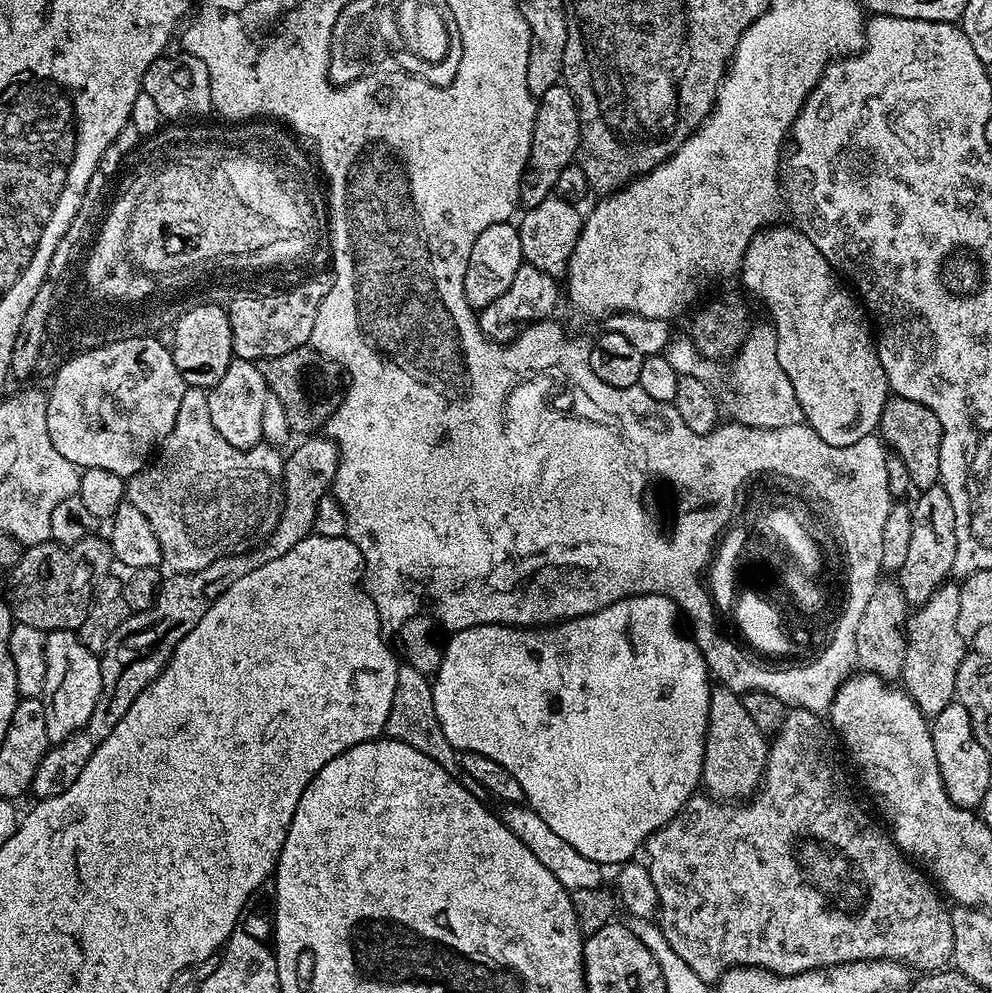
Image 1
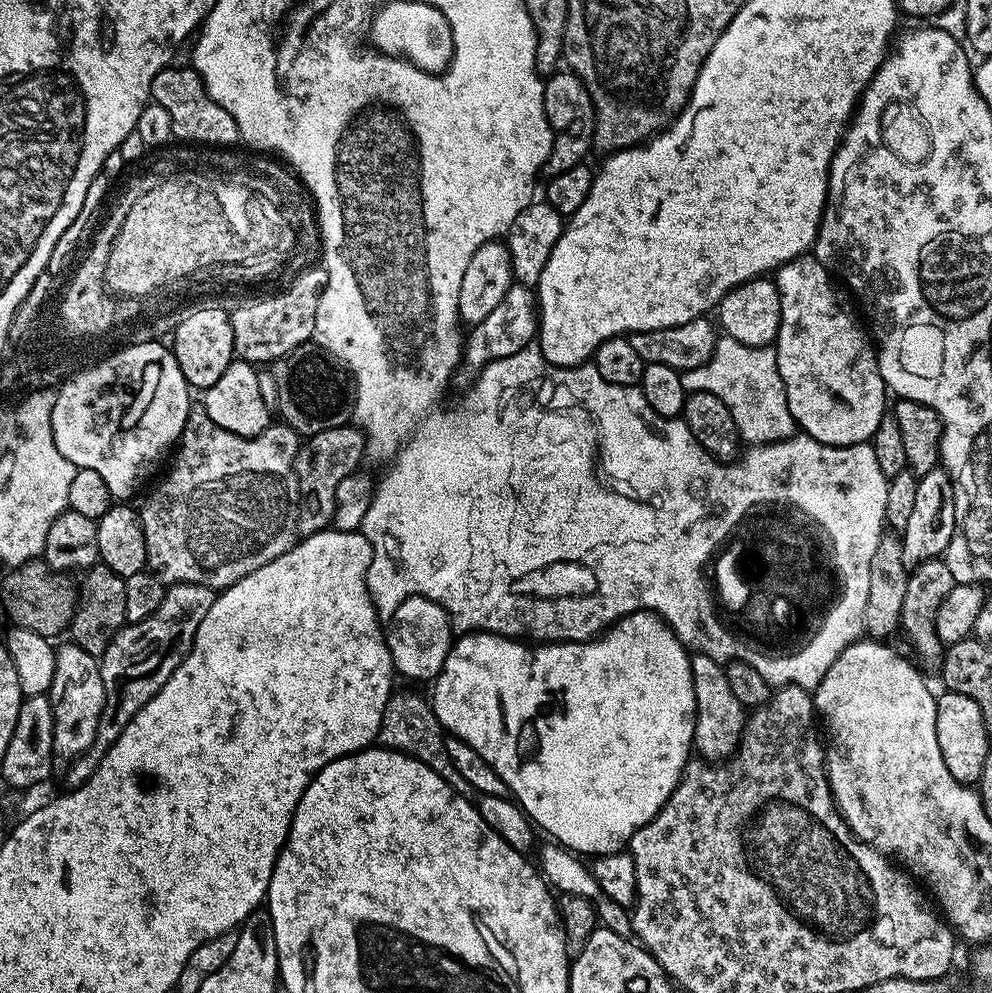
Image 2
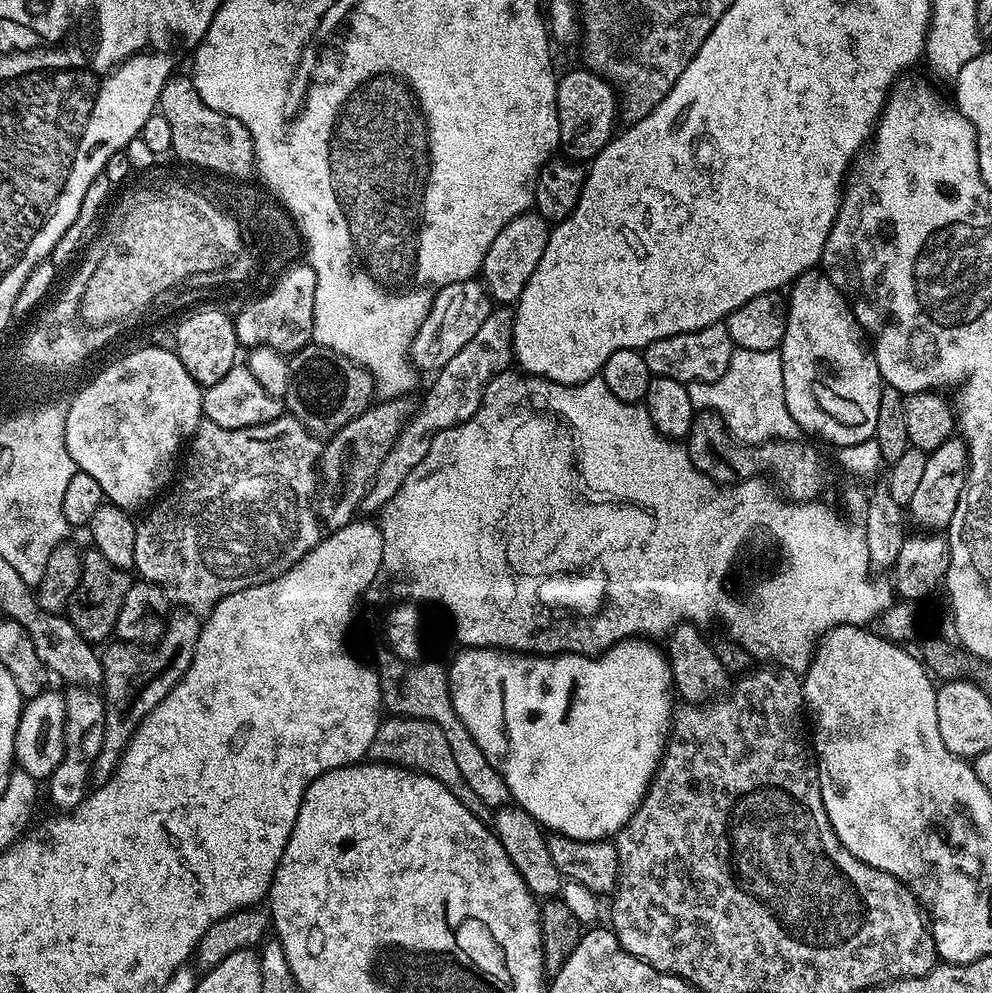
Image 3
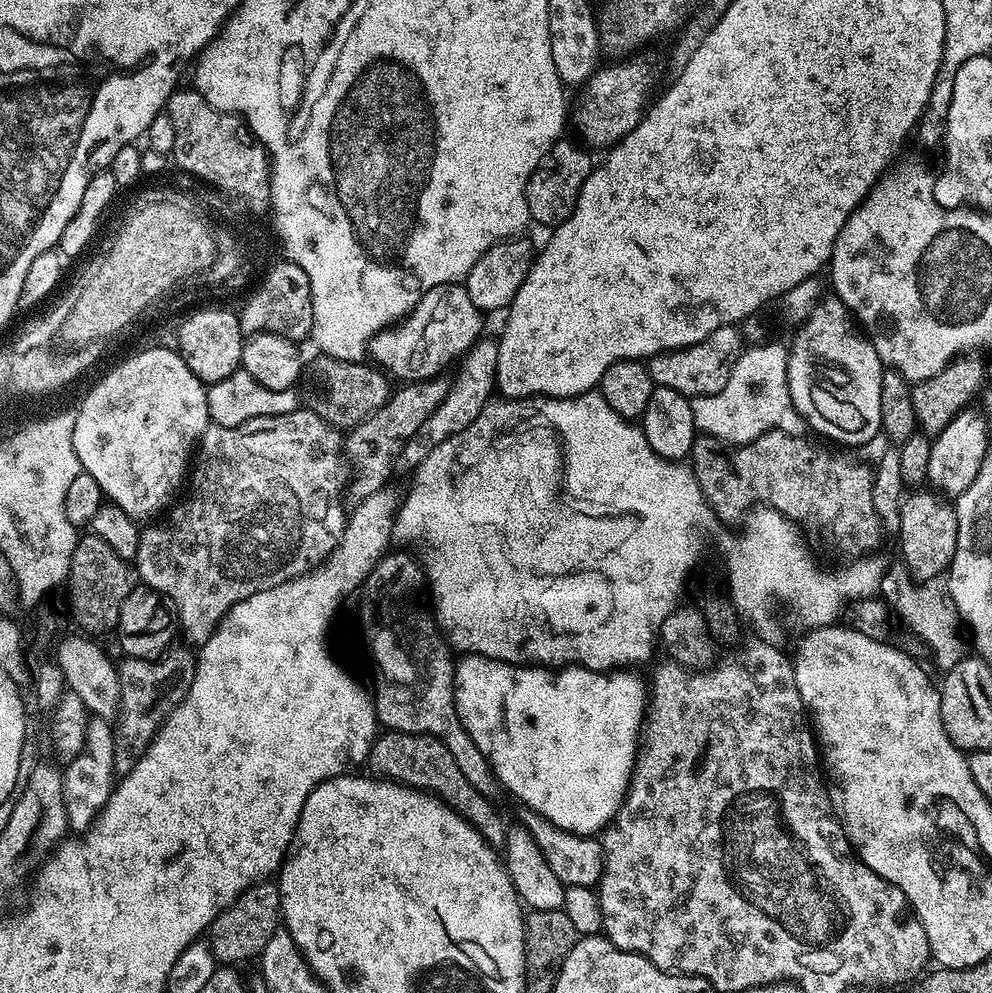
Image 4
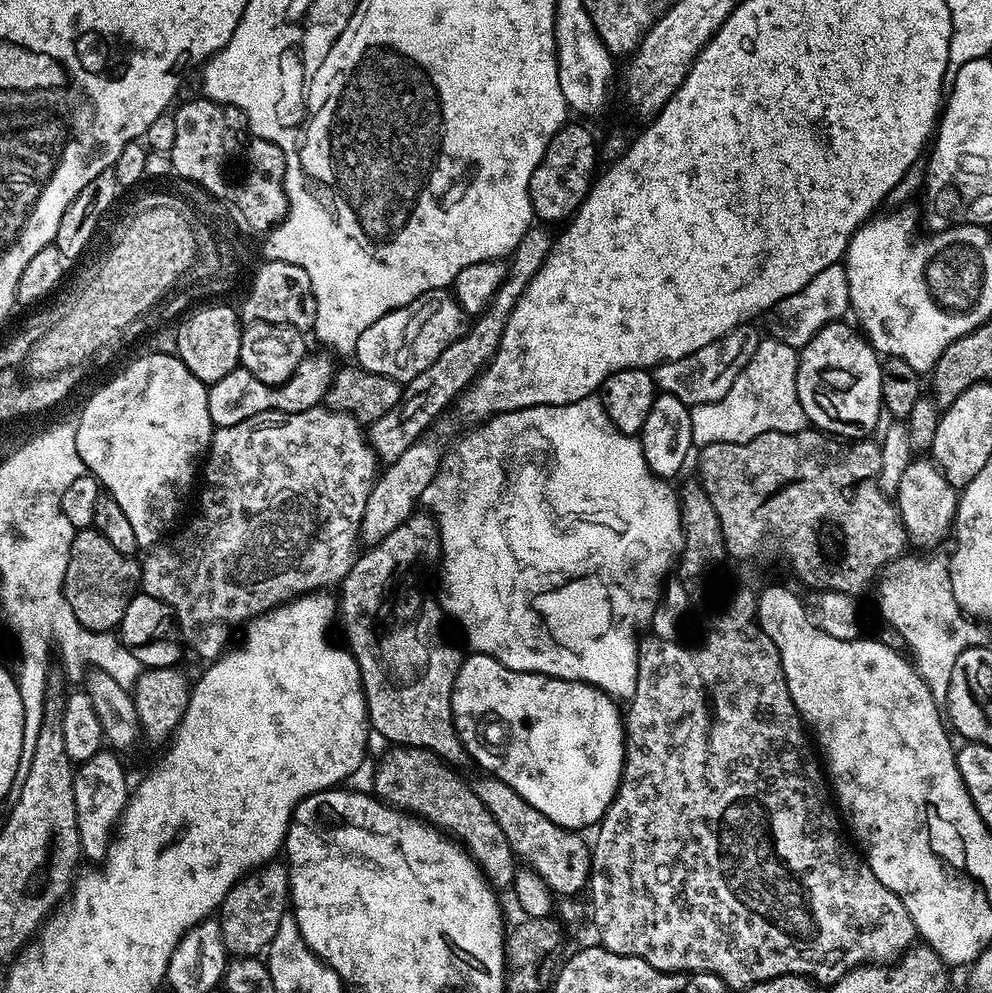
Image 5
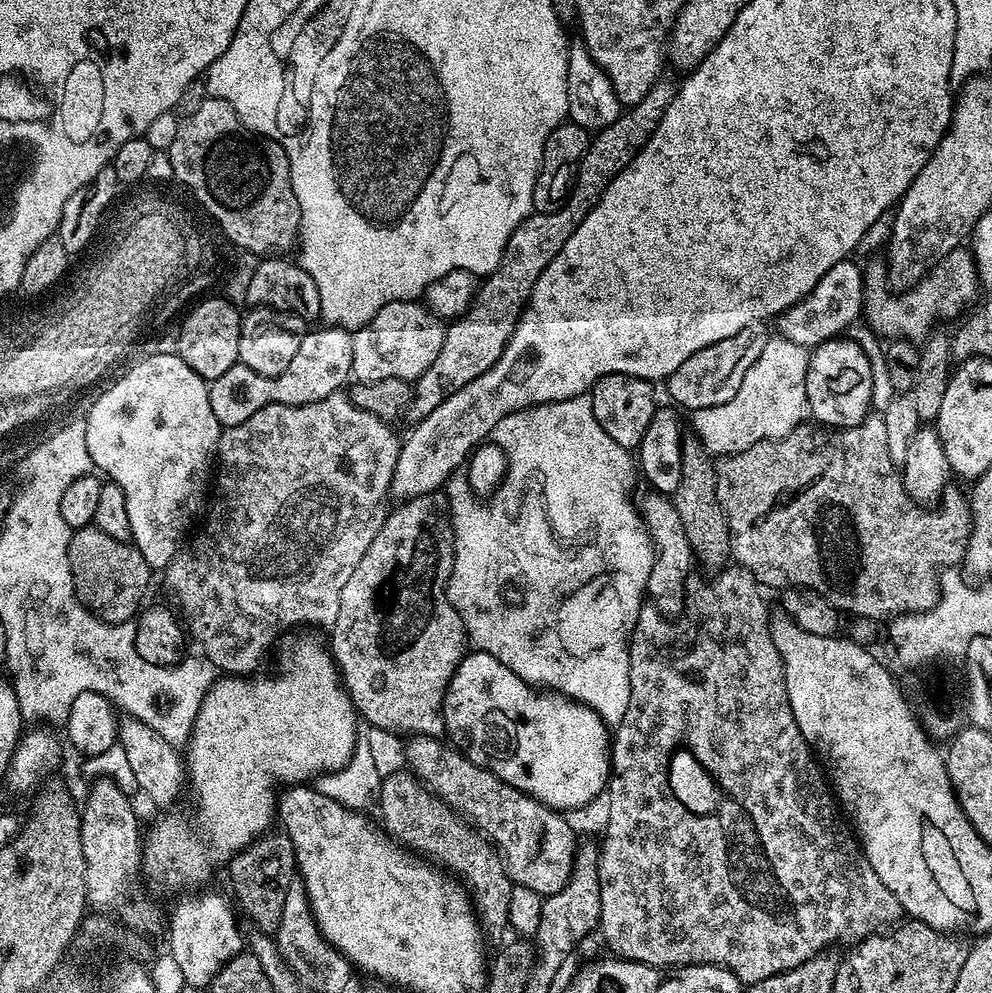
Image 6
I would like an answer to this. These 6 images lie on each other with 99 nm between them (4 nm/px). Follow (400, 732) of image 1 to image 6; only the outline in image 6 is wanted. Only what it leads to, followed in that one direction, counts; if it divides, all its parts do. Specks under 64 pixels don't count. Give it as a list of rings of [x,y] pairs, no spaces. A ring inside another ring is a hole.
[[[403,771],[392,772],[389,776],[387,773],[381,782],[378,809],[384,815],[383,827],[397,844],[415,850],[463,881],[483,935],[489,941],[498,939],[504,928],[509,927],[508,907],[513,887],[512,880],[504,873],[499,851],[465,817],[445,804],[432,789],[424,787],[412,771]]]

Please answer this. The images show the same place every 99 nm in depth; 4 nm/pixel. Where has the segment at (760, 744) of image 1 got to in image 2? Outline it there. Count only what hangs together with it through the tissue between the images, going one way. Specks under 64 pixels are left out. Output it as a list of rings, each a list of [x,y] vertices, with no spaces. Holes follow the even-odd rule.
[[[699,654],[691,657],[692,677],[694,678],[694,698],[696,699],[696,729],[694,748],[703,759],[709,762],[723,762],[736,753],[746,723],[745,705],[734,698],[730,682],[726,682],[725,665],[714,658]]]

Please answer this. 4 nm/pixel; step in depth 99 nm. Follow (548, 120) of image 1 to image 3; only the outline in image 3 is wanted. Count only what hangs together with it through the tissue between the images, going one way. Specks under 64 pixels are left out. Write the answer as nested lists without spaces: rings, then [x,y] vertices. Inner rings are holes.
[[[583,66],[559,77],[556,82],[556,109],[561,129],[580,128],[567,133],[562,144],[562,152],[569,161],[591,162],[607,146],[614,135],[612,127],[618,124],[616,93],[610,85]],[[565,152],[565,153],[564,153]]]

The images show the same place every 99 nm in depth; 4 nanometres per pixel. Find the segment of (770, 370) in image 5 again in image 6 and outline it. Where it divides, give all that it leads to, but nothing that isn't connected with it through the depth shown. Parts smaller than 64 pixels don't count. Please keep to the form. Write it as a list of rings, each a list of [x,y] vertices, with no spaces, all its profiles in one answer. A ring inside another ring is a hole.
[[[769,335],[762,354],[758,354],[754,366],[746,370],[738,394],[734,394],[730,402],[722,402],[722,406],[706,406],[691,413],[691,431],[708,455],[733,456],[763,440],[780,440],[805,423],[810,416],[806,398],[809,355],[809,349],[790,342],[789,338]]]

